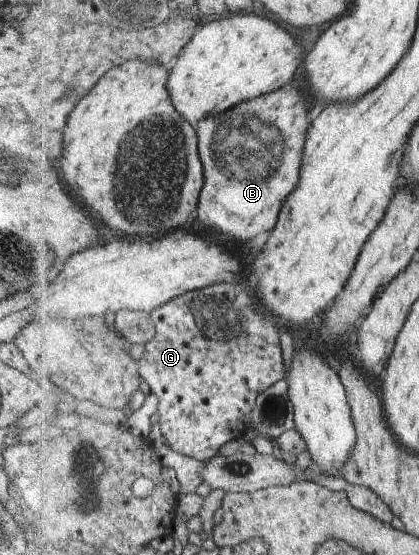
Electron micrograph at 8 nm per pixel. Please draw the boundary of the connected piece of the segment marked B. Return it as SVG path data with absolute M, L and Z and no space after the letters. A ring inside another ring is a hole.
M290 84L201 120L196 130L199 155L205 172L205 187L201 192L196 216L208 230L220 234L223 243L248 242L260 232L272 231L276 226L285 200L293 194L300 182L305 144L312 123L308 118L306 96Z

